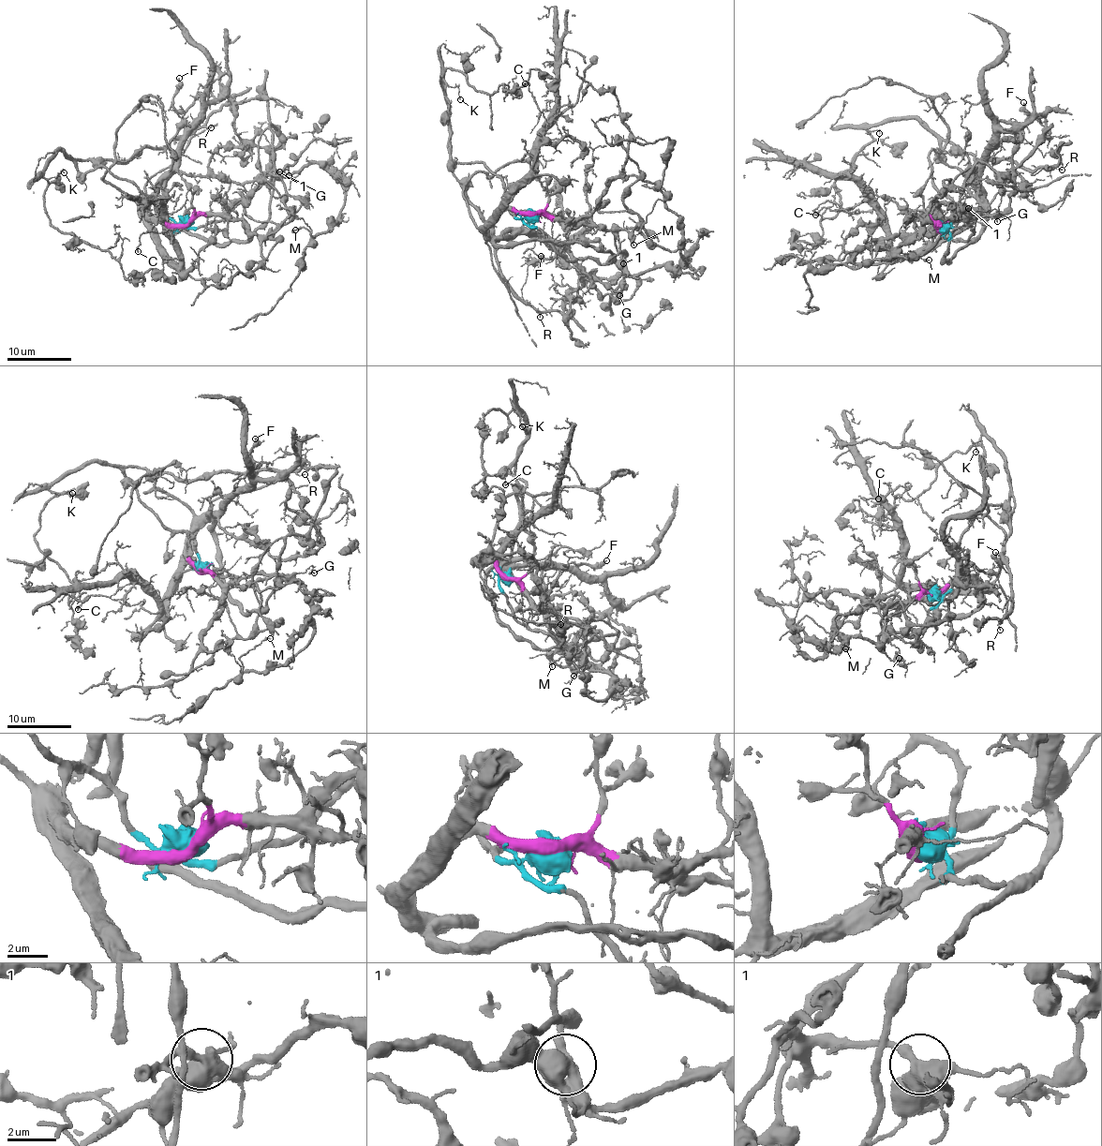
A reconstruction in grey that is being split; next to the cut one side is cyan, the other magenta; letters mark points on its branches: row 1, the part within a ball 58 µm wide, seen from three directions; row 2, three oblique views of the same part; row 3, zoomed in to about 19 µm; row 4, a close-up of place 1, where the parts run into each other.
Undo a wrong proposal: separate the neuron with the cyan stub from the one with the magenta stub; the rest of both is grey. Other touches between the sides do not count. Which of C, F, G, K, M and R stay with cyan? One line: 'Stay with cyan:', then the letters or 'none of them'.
Stay with cyan: K, M, R

